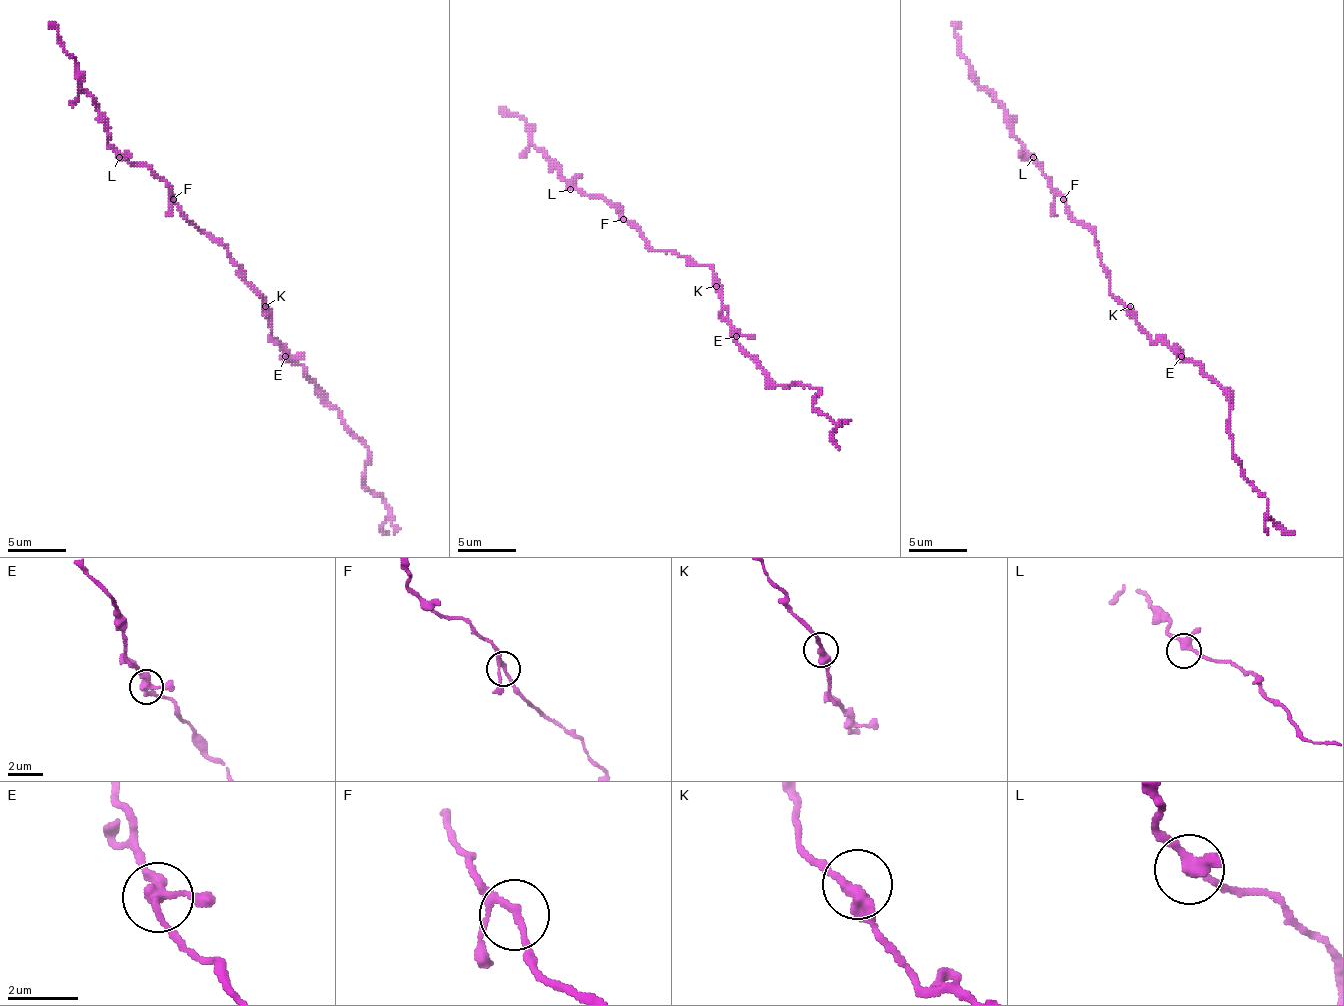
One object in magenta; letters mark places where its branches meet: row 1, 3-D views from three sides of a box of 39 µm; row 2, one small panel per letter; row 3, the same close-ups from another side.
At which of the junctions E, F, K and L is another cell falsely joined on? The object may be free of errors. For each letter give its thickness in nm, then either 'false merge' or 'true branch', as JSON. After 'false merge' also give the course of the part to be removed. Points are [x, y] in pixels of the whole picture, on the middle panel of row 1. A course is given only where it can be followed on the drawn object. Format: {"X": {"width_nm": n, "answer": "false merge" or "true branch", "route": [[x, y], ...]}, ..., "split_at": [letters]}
{"E": {"width_nm": 280, "answer": "true branch"}, "F": {"width_nm": 170, "answer": "true branch"}, "K": {"width_nm": 400, "answer": "true branch"}, "L": {"width_nm": 300, "answer": "true branch"}, "split_at": []}

